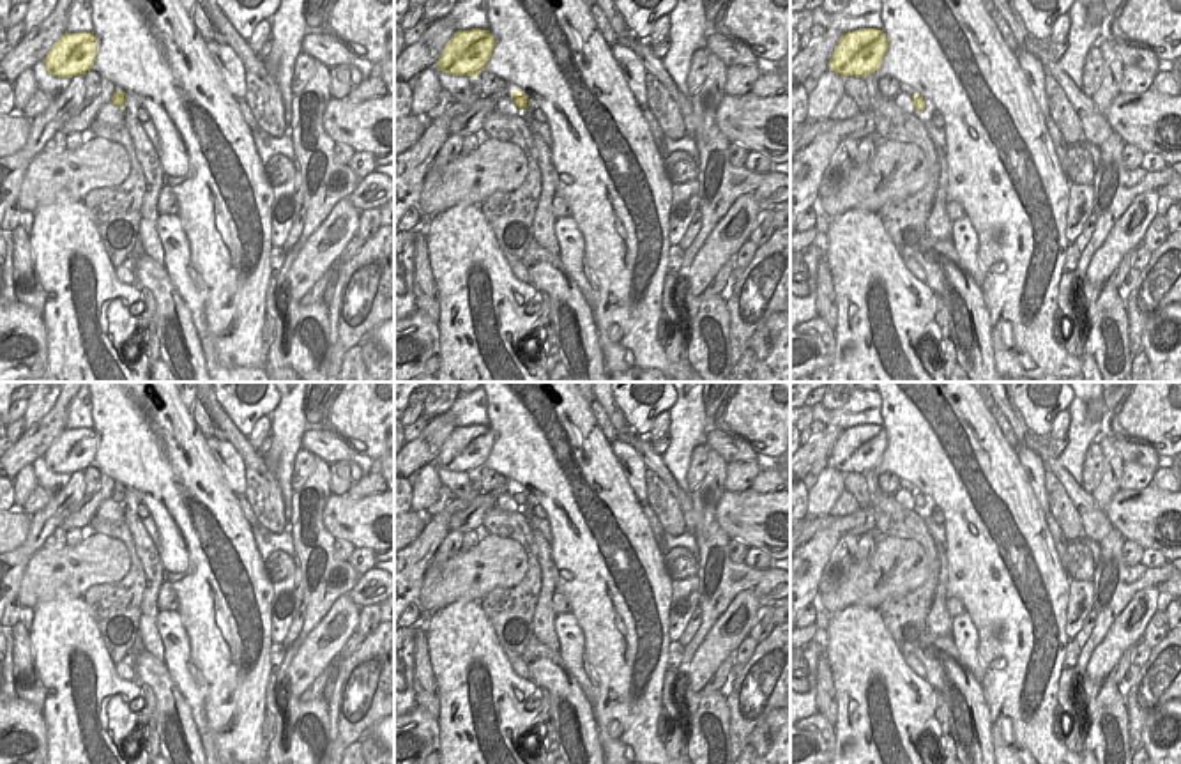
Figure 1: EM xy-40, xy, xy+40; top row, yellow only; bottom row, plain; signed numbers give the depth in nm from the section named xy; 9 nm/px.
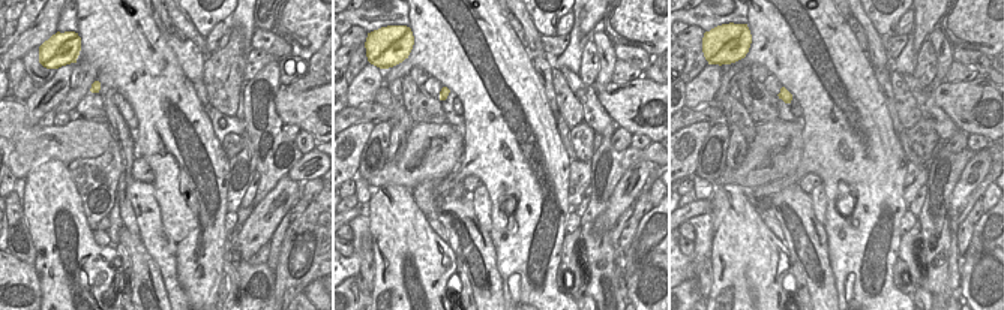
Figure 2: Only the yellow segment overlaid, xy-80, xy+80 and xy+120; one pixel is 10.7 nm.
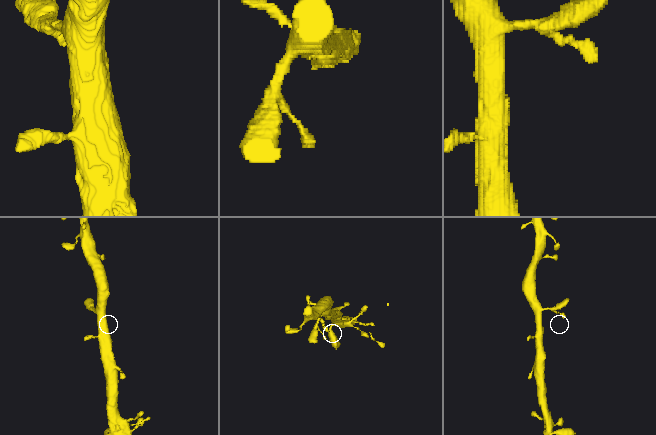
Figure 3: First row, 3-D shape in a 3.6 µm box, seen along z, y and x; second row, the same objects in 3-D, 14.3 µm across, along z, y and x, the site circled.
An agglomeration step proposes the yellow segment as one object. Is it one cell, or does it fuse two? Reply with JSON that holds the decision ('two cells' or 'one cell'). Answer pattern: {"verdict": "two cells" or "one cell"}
{"verdict": "one cell"}

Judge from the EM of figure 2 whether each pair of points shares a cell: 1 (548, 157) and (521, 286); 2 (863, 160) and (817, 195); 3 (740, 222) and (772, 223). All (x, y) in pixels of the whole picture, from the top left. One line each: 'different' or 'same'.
1: same
2: different
3: different

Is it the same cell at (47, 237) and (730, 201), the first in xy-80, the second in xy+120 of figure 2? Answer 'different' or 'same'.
same

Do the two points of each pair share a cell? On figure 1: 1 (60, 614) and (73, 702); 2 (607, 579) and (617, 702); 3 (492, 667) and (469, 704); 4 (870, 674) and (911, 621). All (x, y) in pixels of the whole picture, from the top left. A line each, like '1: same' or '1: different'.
1: same
2: same
3: same
4: different

